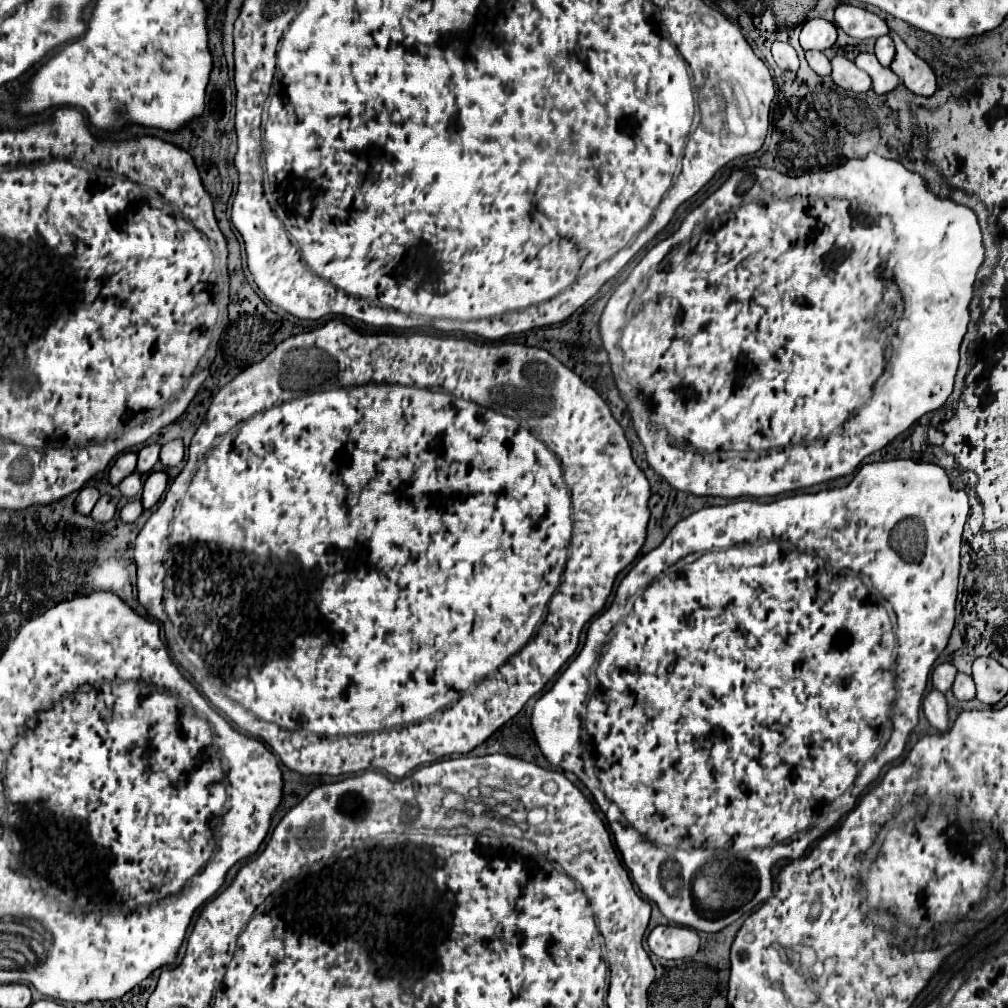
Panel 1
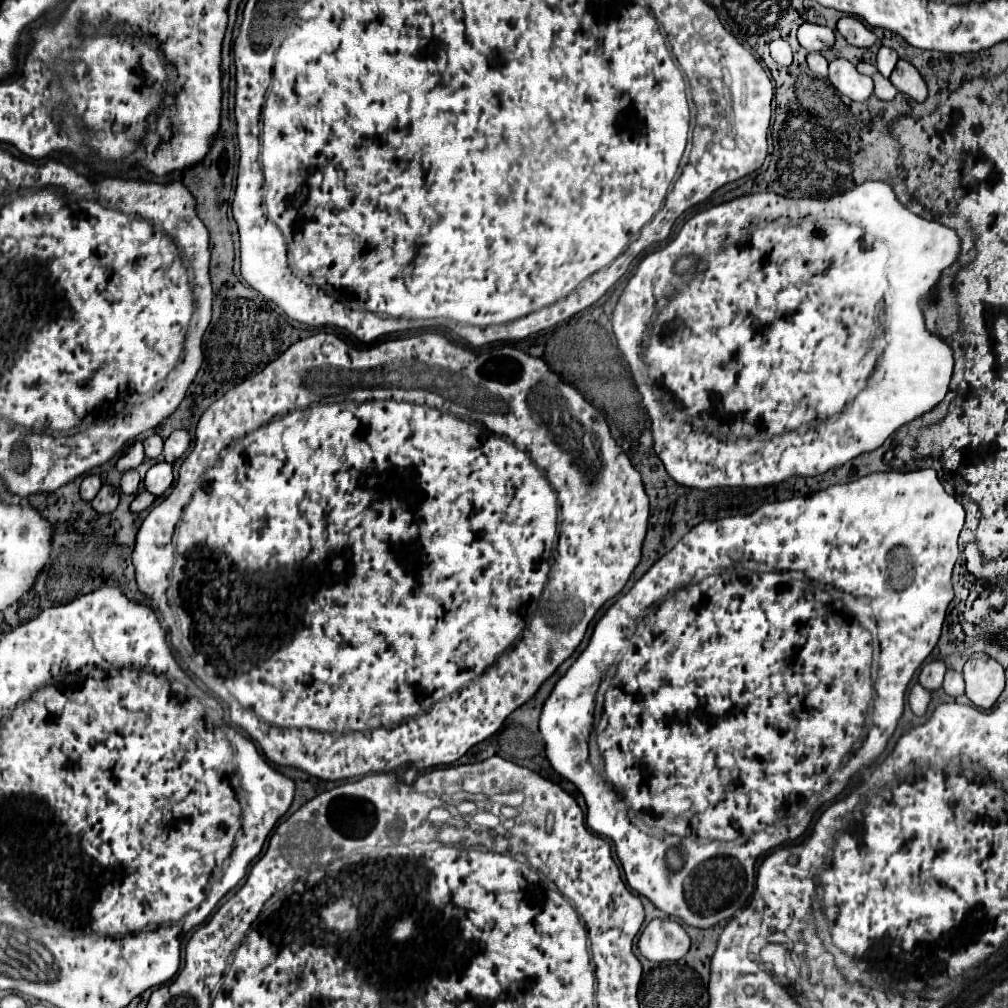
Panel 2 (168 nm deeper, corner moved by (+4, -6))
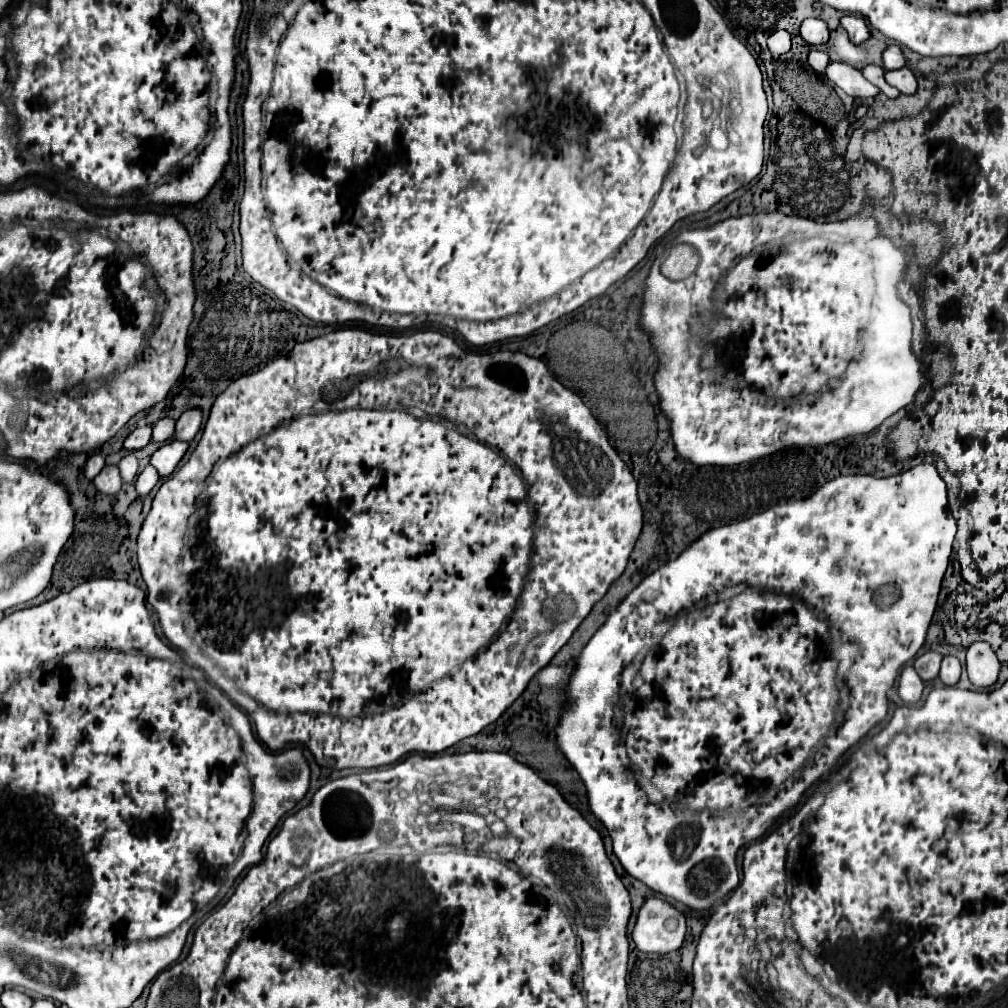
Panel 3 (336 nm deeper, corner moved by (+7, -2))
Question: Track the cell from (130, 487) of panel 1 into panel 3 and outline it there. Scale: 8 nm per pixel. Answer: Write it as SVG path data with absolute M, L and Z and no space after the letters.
M131 452L131 454L123 456L121 462L119 462L119 468L121 468L123 482L133 482L135 476L137 476L137 458L135 458L135 454Z

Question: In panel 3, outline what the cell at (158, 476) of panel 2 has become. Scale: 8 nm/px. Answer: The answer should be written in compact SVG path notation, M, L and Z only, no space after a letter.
M169 440L165 442L153 456L151 456L151 464L157 468L159 476L169 476L175 466L181 462L181 458L185 456L189 448L189 442L181 442L181 440Z

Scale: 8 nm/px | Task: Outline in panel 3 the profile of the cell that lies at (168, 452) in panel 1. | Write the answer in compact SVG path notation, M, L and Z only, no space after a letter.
M189 408L187 412L183 412L183 416L177 420L175 426L175 438L177 440L193 440L195 434L199 432L203 422L203 412L201 408Z

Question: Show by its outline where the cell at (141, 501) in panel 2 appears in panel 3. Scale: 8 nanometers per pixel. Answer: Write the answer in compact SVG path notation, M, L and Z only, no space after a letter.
M147 464L147 466L143 468L143 472L137 476L135 488L137 488L137 492L139 492L141 496L145 496L145 494L151 492L151 488L157 484L157 480L159 480L159 474L155 472L155 468L153 468L151 464Z

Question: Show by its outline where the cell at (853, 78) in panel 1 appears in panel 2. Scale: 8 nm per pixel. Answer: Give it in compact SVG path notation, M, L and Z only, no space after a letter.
M836 58L830 62L830 74L828 80L832 82L832 86L842 92L844 96L856 100L856 102L864 102L868 100L868 96L872 94L874 86L872 80L864 74L860 74L856 70L854 64L850 64L844 58Z

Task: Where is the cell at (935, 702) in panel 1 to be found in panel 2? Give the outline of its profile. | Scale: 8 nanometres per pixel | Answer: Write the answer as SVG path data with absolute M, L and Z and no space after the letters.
M914 684L910 690L910 696L908 696L908 704L916 716L924 716L928 710L928 704L930 704L930 692L926 688L922 688L920 684Z

